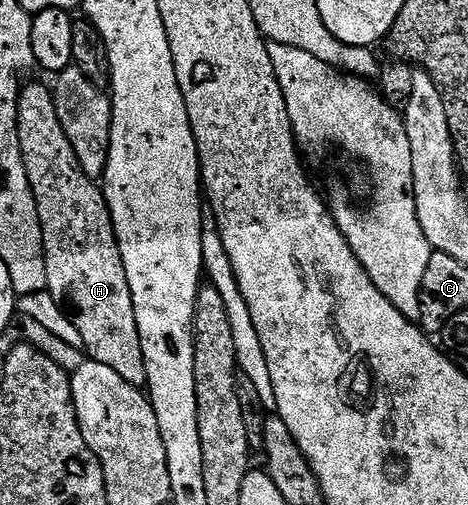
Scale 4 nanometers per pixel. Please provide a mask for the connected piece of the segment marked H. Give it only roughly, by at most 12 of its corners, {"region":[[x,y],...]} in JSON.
{"region":[[24,84],[17,135],[46,292],[82,352],[146,386],[103,190],[55,94]]}

